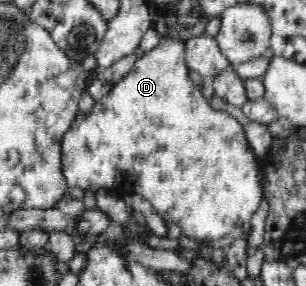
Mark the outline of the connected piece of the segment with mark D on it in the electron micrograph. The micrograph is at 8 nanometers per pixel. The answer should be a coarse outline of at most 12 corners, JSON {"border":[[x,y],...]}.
{"border":[[161,36],[61,140],[67,188],[198,242],[260,206],[244,126]]}

